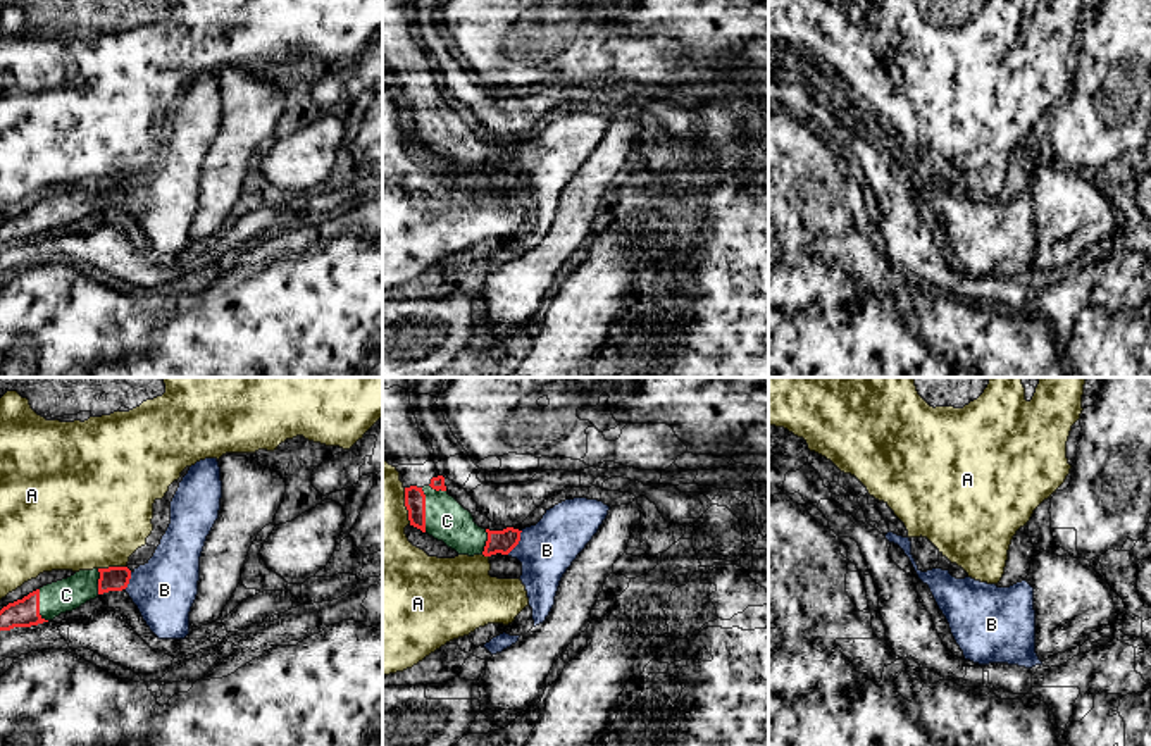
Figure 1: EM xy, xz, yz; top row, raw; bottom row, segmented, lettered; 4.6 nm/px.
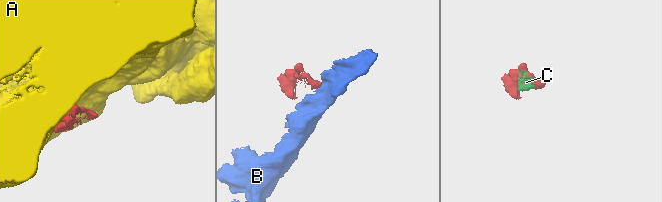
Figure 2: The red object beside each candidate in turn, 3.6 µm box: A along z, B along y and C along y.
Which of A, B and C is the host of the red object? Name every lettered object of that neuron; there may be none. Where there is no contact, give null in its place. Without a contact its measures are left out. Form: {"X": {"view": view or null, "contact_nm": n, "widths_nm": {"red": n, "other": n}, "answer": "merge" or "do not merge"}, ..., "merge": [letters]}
{"A": {"view": "xy", "contact_nm": 130, "widths_nm": {"red": 110, "other": 480}, "answer": "do not merge"}, "B": {"view": "xz", "contact_nm": 130, "widths_nm": {"red": 110, "other": 260}, "answer": "merge"}, "C": {"view": "xz", "contact_nm": 200, "widths_nm": {"red": 100, "other": 200}, "answer": "merge"}, "merge": ["B", "C"]}

